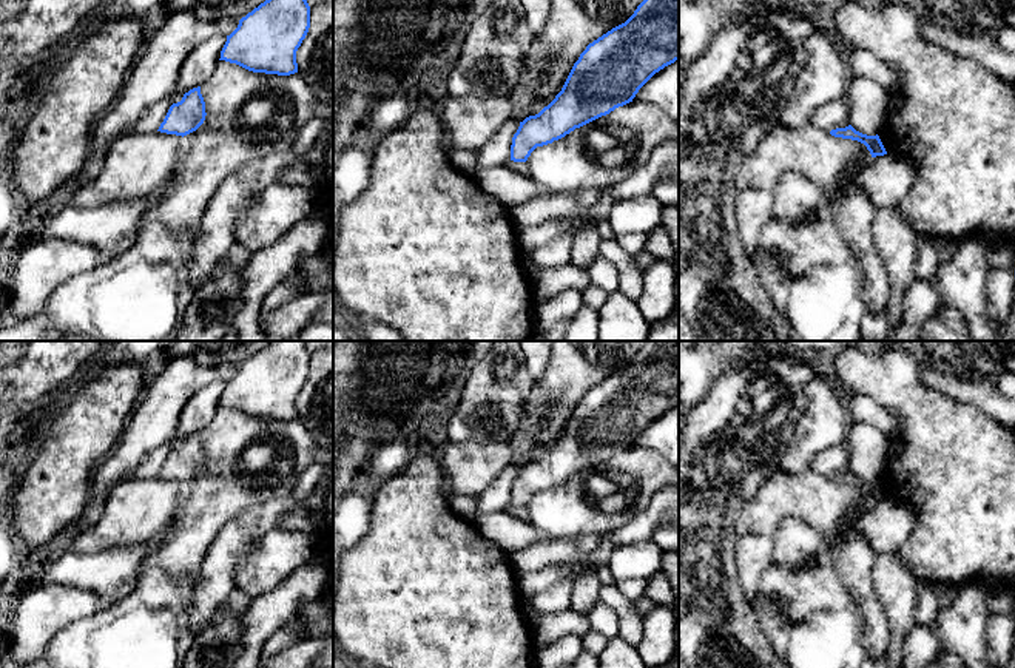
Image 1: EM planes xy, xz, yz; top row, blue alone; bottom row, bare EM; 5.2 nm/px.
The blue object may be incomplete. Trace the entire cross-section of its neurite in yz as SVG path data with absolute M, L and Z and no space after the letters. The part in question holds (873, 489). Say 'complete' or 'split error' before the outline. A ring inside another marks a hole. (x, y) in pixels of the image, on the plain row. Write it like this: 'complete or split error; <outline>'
complete; M851 471L845 472L845 474L831 475L830 480L835 483L851 484L851 486L858 486L858 488L864 489L867 492L867 495L870 497L872 503L887 500L878 480L876 481L862 480L862 478L856 477Z

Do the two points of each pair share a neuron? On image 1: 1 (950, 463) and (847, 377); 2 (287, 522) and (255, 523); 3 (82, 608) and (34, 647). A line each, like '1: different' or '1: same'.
1: same
2: different
3: same

